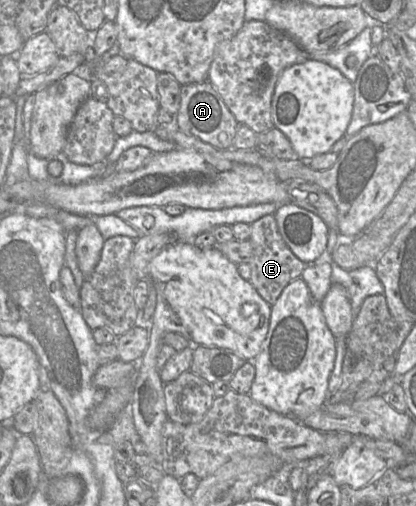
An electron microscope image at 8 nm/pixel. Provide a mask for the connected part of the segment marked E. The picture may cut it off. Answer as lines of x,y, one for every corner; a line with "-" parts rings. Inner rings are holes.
274,214
265,215
251,224
249,241
253,246
253,255
248,262
251,268
249,281
259,295
272,306
283,289
301,276
306,264
298,259
284,242

